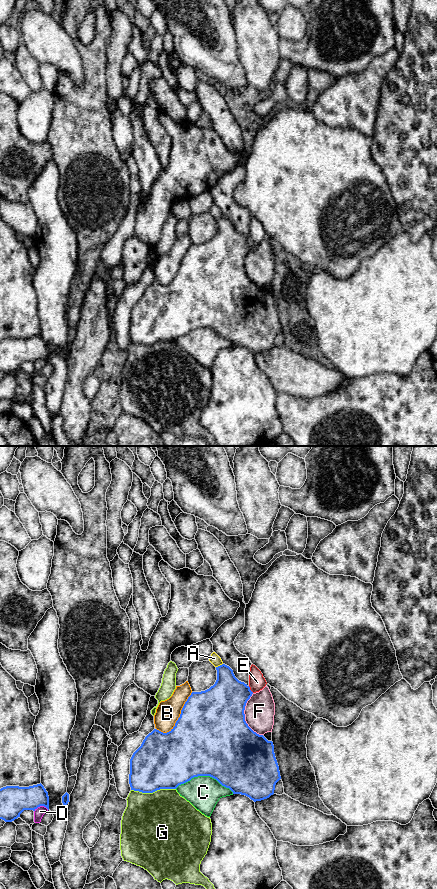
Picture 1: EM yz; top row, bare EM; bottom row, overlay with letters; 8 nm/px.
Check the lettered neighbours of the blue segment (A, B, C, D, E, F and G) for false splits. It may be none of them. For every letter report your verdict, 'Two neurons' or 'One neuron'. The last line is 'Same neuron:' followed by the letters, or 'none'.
A: Two neurons
B: Two neurons
C: Two neurons
D: Two neurons
E: Two neurons
F: Two neurons
G: Two neurons
Same neuron: none

